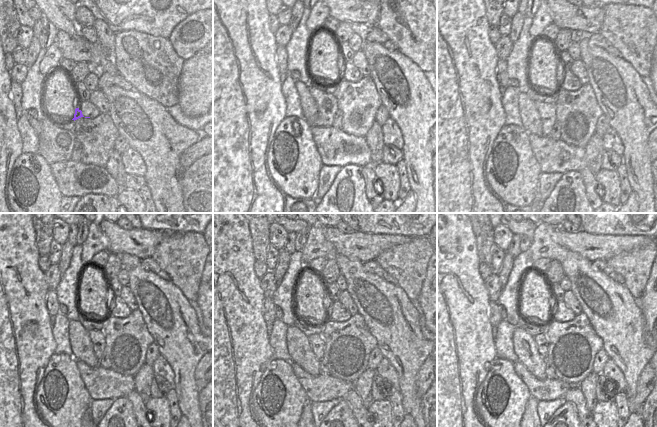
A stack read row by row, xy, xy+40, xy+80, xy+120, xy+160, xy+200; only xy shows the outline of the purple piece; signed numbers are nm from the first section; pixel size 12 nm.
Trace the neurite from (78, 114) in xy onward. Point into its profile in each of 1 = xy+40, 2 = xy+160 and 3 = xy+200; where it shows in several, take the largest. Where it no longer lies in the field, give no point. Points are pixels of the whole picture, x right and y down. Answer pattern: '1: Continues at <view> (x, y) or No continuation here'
1: Continues at xy+40 (303, 118)
2: Continues at xy+160 (298, 345)
3: Continues at xy+200 (525, 347).

